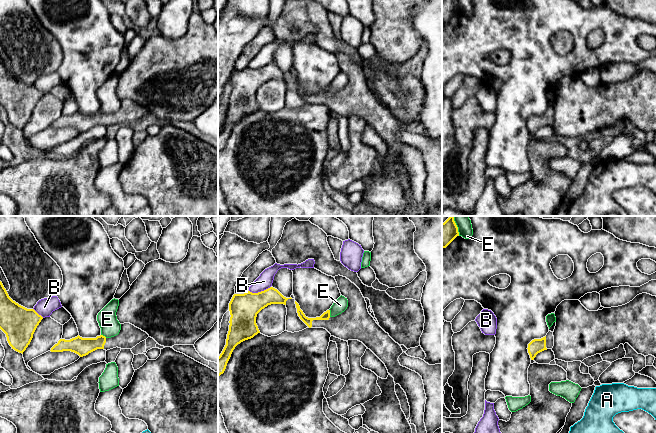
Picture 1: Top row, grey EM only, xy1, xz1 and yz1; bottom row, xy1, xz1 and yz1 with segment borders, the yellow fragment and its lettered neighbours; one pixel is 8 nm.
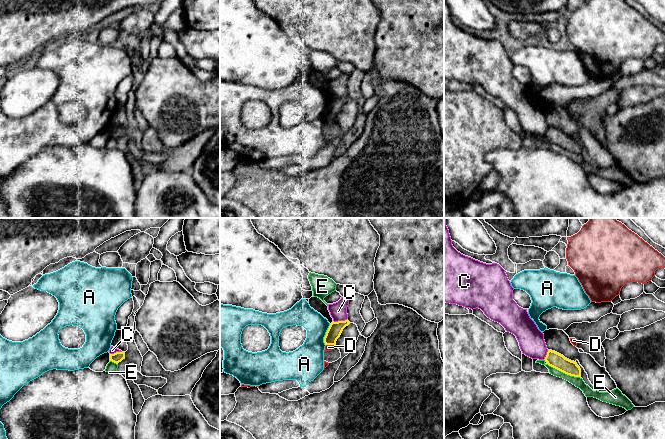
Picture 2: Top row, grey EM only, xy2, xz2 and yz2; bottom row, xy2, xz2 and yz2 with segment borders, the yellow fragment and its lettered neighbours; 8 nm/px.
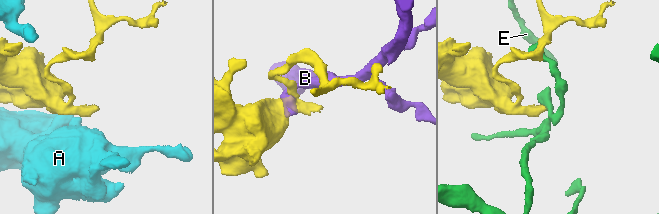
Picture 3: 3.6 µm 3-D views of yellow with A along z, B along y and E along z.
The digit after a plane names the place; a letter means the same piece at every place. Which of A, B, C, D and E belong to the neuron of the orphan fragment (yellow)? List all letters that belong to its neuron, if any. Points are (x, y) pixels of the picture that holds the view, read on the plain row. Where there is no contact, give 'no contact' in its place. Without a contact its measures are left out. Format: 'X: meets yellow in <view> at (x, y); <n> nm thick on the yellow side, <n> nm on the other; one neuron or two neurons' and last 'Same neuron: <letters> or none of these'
A: meets yellow in xz2 at (325, 111); 120 nm thick on the yellow side, 260 nm on the other; two neurons
B: meets yellow in xz1 at (259, 68); 220 nm thick on the yellow side, 120 nm on the other; two neurons
C: meets yellow in xz2 at (340, 97); 120 nm thick on the yellow side, 140 nm on the other; two neurons
D: meets yellow in xz2 at (330, 120); 120 nm thick on the yellow side, 50 nm on the other; two neurons
E: meets yellow in yz2 at (564, 148); 120 nm thick on the yellow side, 80 nm on the other; two neurons
Same neuron: none of these

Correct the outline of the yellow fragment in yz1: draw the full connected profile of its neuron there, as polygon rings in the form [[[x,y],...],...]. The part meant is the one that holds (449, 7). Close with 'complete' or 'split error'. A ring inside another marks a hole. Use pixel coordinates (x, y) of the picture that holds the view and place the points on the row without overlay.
[[[442,0],[442,24],[446,24],[457,12],[459,12],[456,0]]]; complete

